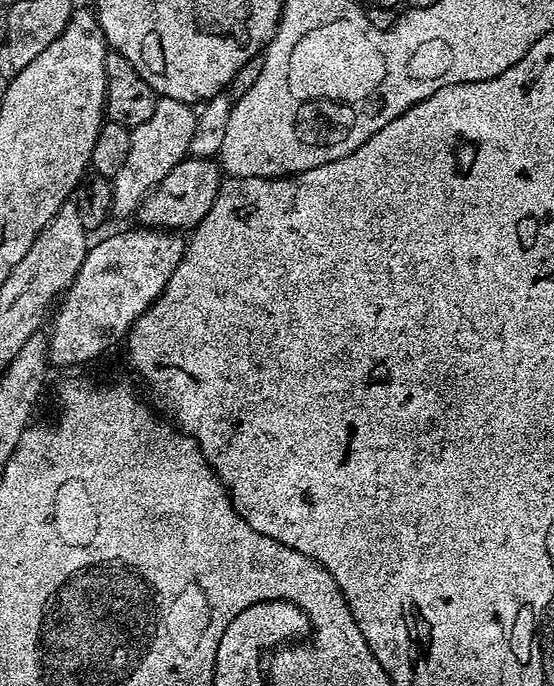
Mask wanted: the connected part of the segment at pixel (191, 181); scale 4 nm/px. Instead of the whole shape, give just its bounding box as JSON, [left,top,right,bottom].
[138,158,222,230]

